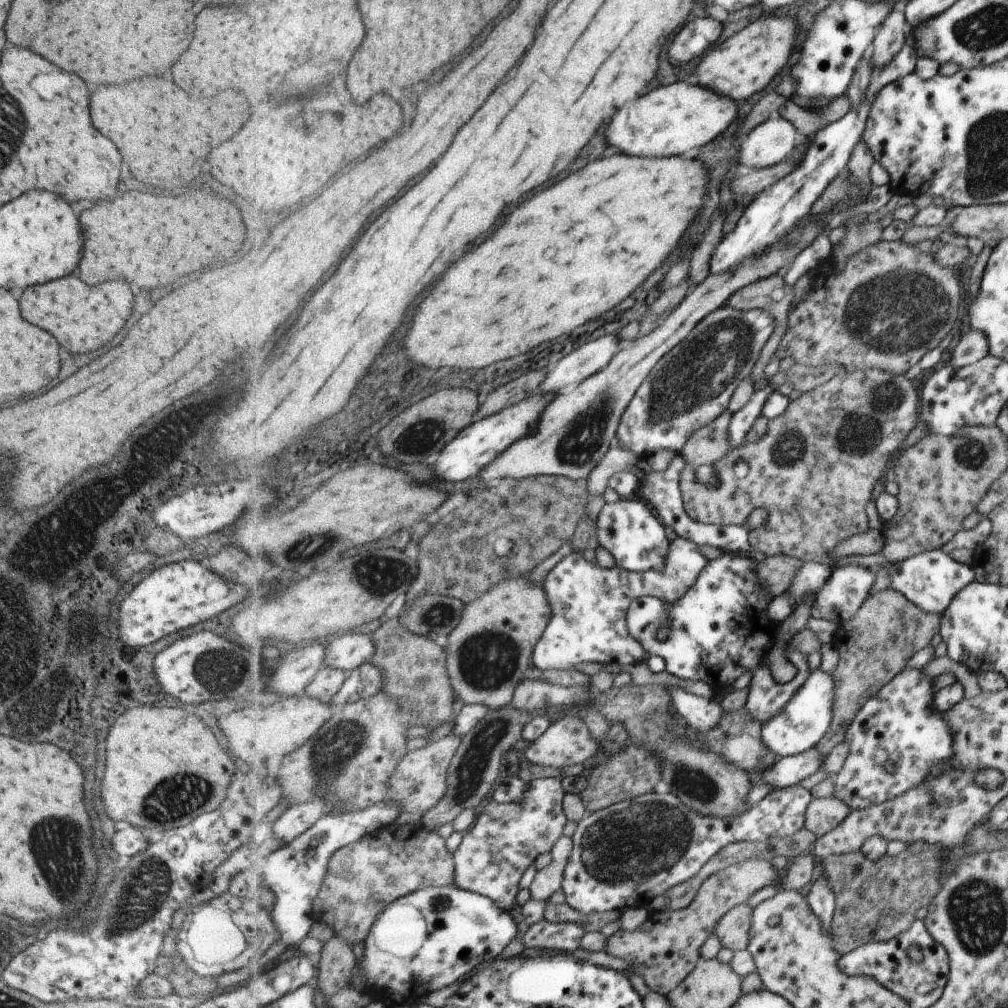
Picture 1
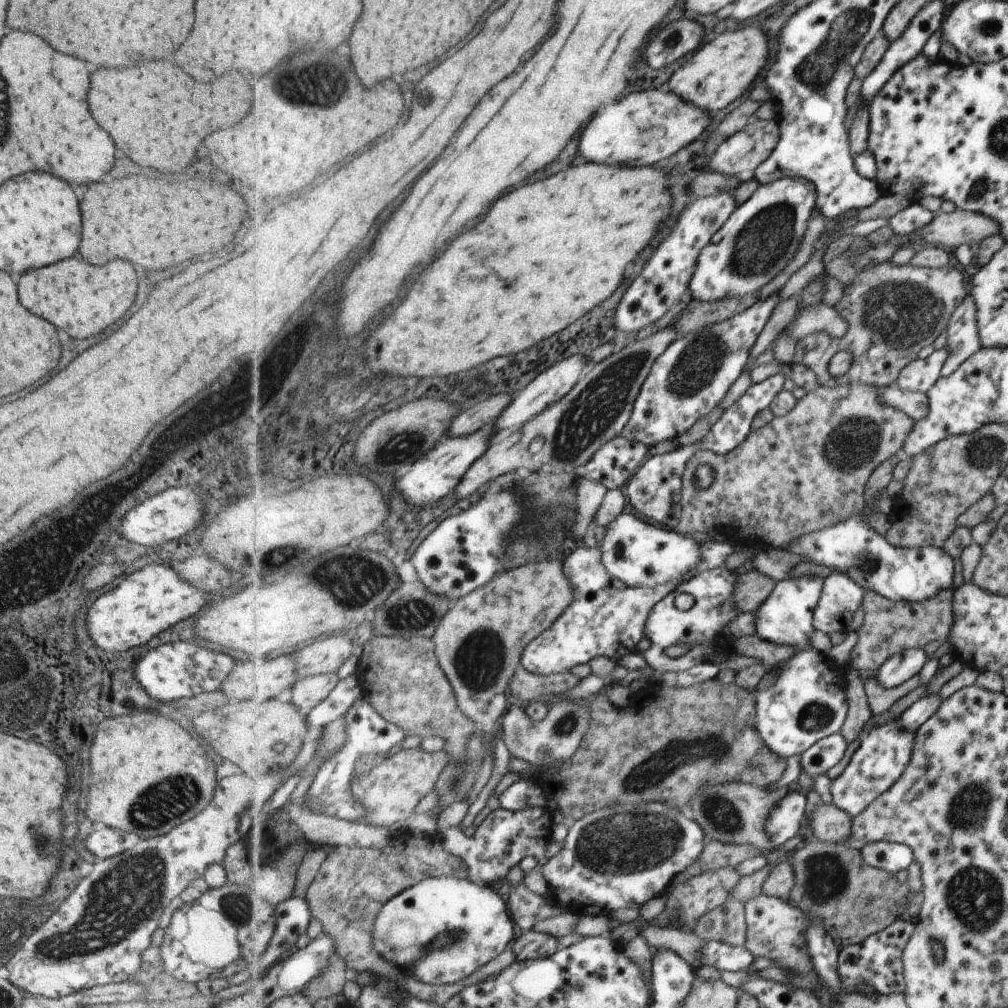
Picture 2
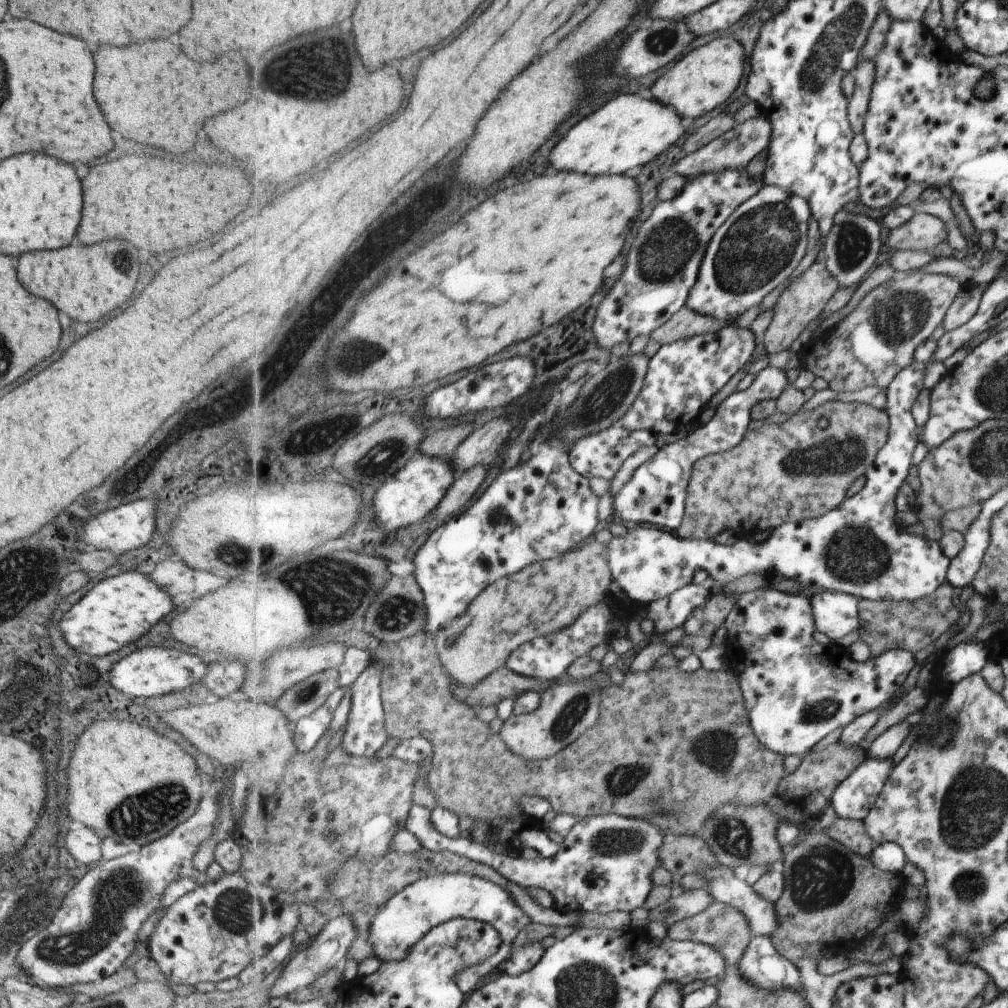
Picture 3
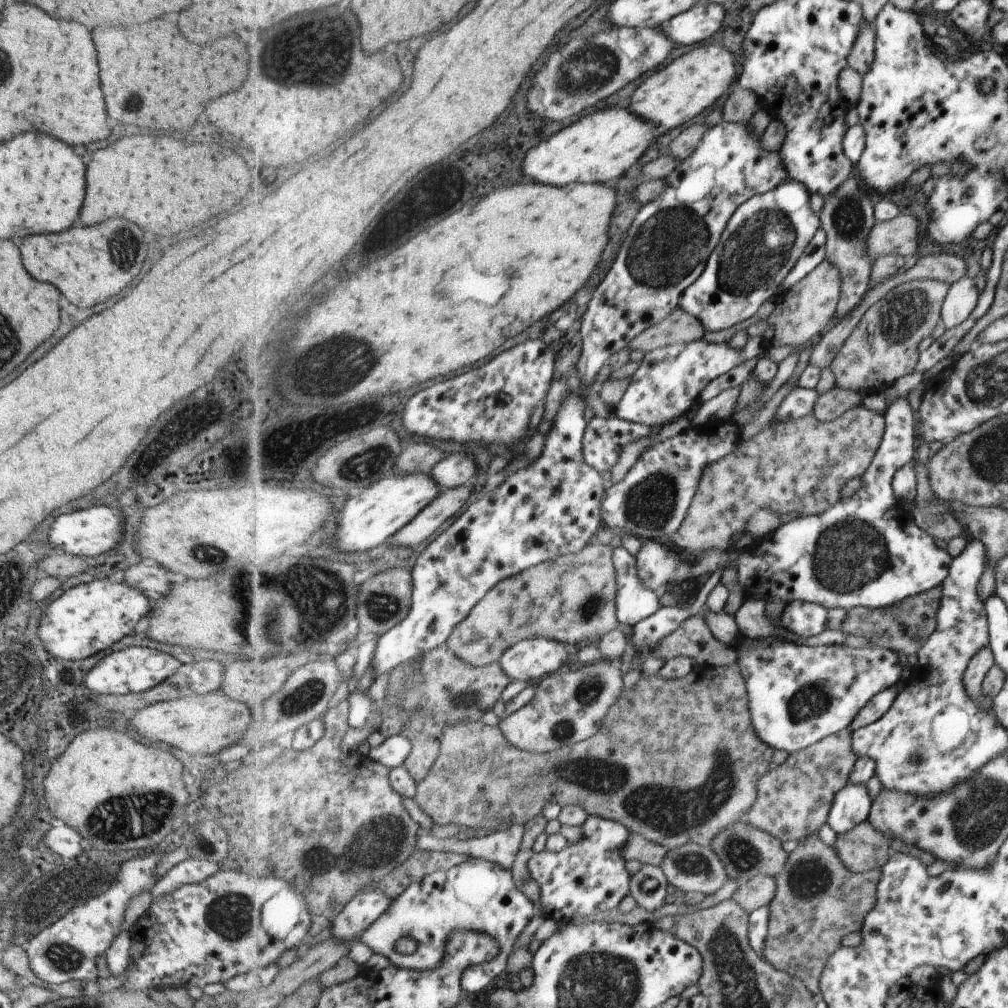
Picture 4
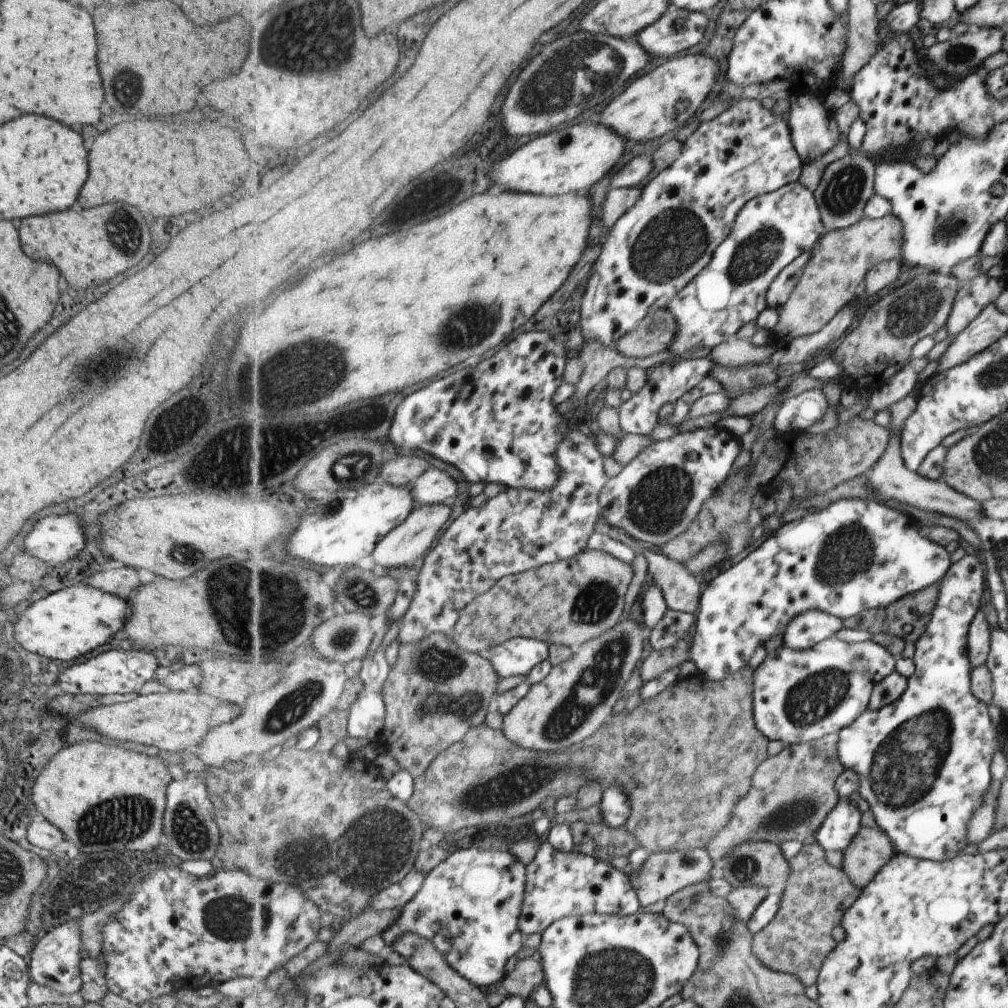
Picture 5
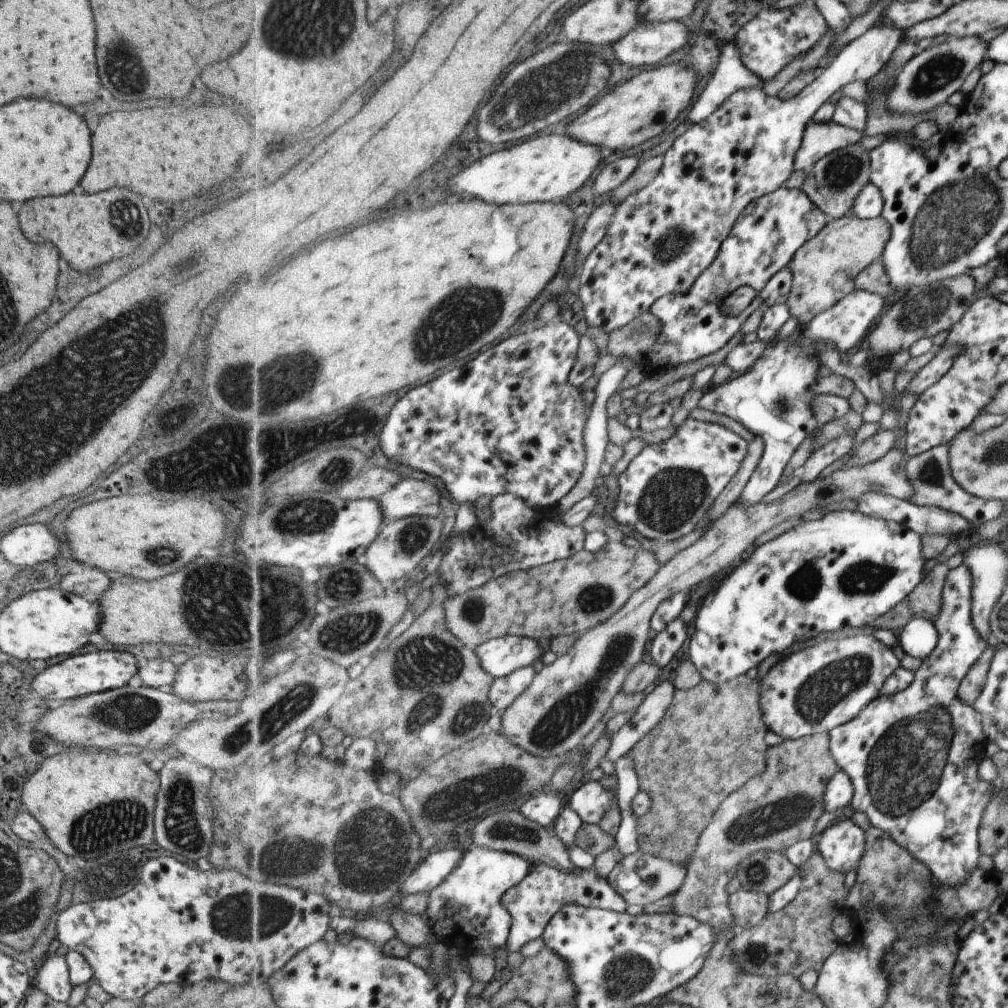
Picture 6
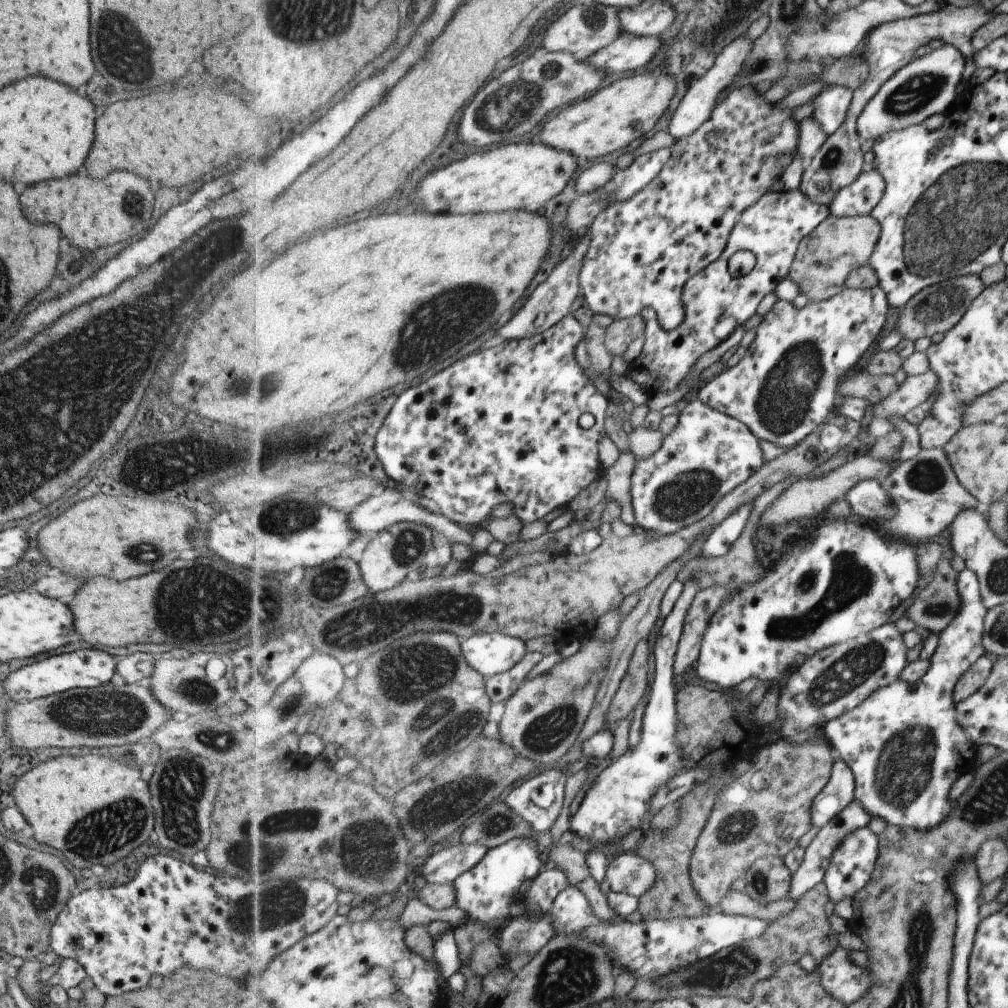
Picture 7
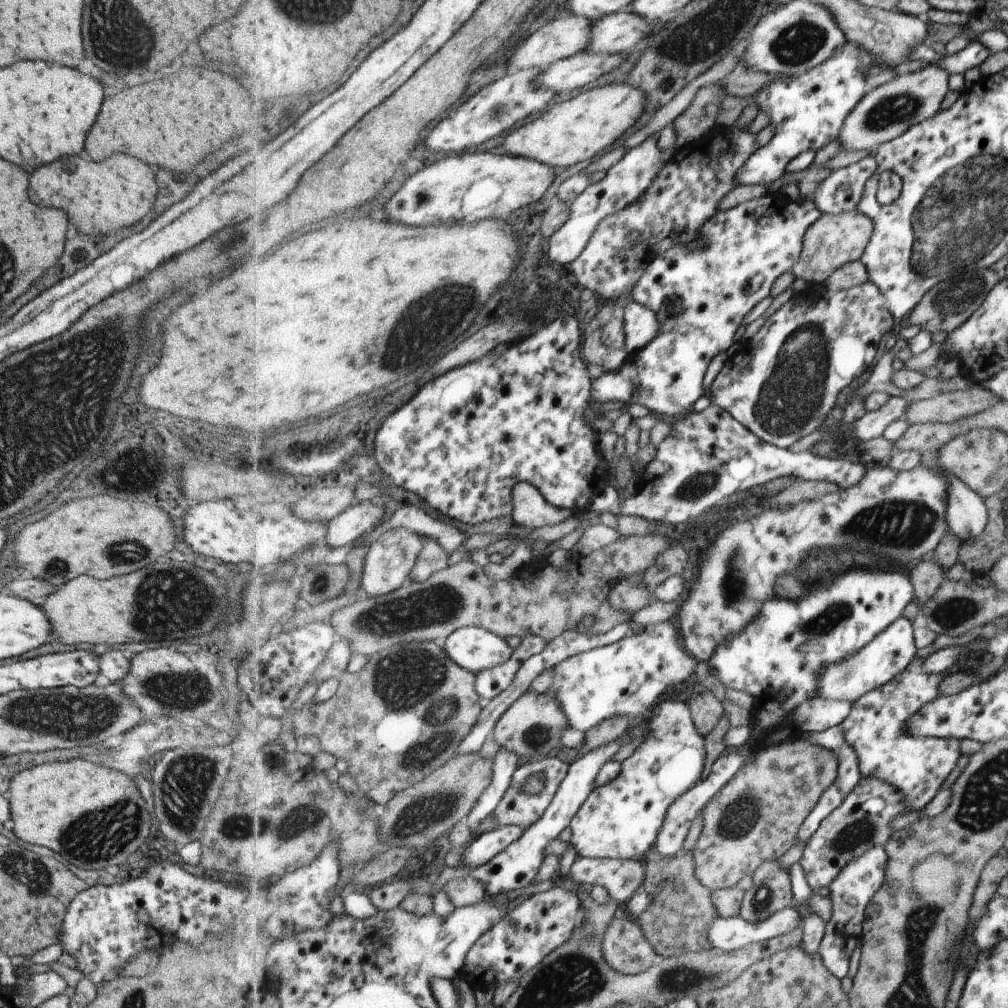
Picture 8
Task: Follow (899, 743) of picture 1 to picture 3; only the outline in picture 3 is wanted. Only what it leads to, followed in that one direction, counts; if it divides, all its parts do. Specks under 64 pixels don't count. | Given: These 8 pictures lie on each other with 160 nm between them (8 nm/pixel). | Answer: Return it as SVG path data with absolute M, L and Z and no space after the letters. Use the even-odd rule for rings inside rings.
M868 757L849 778L835 790L832 808L838 818L864 821L878 802L887 780L890 778L893 758L879 760Z

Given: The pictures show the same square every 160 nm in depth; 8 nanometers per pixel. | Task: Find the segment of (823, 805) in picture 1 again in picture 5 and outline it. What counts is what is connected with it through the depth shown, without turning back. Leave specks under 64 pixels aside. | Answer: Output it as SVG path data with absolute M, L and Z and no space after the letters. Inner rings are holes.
M862 826L851 846L843 852L843 869L855 884L864 887L896 852L894 842L885 831Z

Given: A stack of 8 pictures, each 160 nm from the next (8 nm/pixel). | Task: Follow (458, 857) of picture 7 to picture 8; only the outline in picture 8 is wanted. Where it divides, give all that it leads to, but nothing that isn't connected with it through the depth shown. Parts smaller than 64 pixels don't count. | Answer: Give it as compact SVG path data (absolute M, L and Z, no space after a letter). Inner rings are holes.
M519 825L499 827L476 838L462 852L462 866L476 869L493 860L497 854L503 852L522 832L526 832Z

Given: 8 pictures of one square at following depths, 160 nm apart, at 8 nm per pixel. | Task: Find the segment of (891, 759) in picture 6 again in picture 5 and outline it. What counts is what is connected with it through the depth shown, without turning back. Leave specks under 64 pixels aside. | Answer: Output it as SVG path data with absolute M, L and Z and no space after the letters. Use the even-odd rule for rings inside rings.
M965 555L961 557L954 565L950 566L949 572L945 574L941 581L938 581L938 597L934 604L934 610L930 614L930 622L925 632L914 642L914 673L908 678L908 687L904 693L893 704L883 707L881 710L872 711L868 709L851 726L843 729L840 734L839 756L847 769L856 770L861 775L861 786L859 792L867 800L870 809L873 812L875 822L881 830L885 831L889 838L894 842L897 851L911 855L918 859L931 859L932 861L942 861L950 859L959 853L966 844L966 822L970 821L970 816L977 809L981 808L982 798L987 792L989 786L989 762L993 754L1001 748L999 742L999 732L991 724L987 716L987 706L981 704L979 699L974 697L970 689L970 673L968 656L966 653L966 634L973 617L977 614L979 600L983 594L983 568L975 556Z

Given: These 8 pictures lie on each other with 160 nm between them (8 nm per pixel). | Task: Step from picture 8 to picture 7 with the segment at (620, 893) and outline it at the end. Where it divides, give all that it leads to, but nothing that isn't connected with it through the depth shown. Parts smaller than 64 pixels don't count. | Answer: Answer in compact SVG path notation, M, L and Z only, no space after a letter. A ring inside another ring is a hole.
M622 851L610 862L606 875L612 891L626 893L636 898L641 898L651 890L655 878L657 878L655 866L650 860Z

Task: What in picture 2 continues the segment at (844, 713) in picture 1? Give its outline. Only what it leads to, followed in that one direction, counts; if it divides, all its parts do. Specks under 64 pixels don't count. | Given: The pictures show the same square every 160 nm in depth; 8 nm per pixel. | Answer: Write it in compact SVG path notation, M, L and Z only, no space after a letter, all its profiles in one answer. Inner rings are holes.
M870 590L866 591L863 606L865 617L858 630L858 641L852 648L848 660L861 678L877 678L882 664L896 654L931 646L931 642L935 640L945 640L954 620L953 594L950 590L940 591L935 597L918 603L908 600L896 601L879 594L876 590Z

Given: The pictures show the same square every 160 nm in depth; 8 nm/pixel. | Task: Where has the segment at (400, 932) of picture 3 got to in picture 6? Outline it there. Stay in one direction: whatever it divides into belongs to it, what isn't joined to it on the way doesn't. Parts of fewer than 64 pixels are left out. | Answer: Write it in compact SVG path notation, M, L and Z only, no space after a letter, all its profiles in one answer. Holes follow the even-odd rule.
M472 844L465 850L462 861L449 876L430 894L427 910L419 915L432 928L434 934L449 948L456 947L463 958L481 952L485 955L497 954L499 950L507 952L510 932L513 926L513 915L502 908L502 900L507 892L523 882L530 873L534 863L523 859L522 855L492 848L483 848Z

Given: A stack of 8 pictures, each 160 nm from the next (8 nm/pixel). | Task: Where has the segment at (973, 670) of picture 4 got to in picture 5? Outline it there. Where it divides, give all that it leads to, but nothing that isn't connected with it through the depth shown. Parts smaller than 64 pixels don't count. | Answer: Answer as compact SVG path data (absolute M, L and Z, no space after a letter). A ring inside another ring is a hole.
M984 604L984 610L979 610L975 616L975 626L969 625L966 634L966 653L971 671L985 664L990 641L990 607Z

